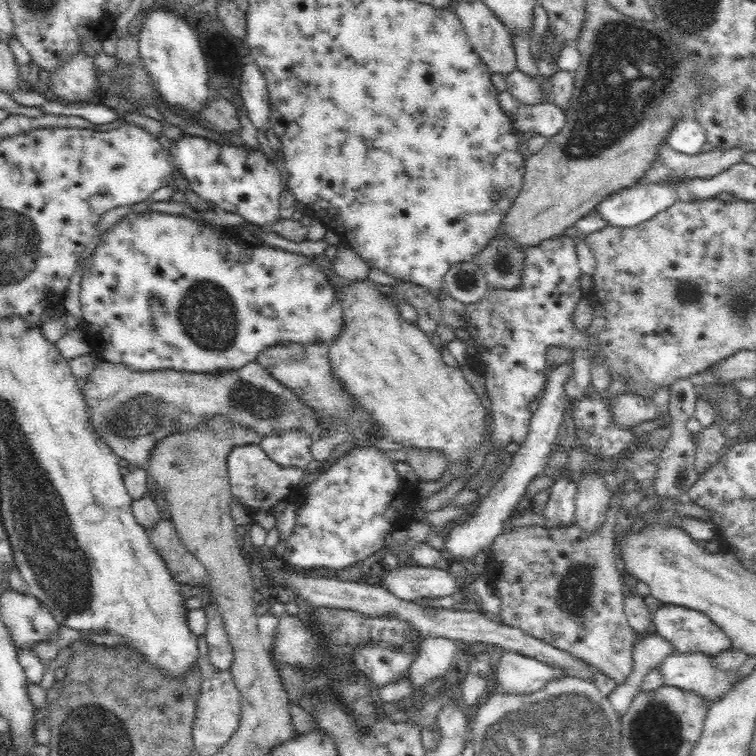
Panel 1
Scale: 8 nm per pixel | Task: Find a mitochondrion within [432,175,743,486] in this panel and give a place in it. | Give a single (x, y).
(686, 292)

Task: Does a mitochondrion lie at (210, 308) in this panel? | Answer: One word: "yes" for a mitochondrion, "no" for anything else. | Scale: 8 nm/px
yes

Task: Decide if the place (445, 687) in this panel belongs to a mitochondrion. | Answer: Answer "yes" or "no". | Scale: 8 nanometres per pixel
no

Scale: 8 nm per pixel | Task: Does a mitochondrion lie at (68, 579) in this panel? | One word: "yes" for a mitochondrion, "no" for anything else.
yes

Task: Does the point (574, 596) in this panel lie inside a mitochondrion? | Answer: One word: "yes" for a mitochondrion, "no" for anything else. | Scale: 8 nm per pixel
yes

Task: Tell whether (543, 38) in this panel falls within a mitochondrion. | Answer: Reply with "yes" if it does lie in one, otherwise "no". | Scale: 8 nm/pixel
no

